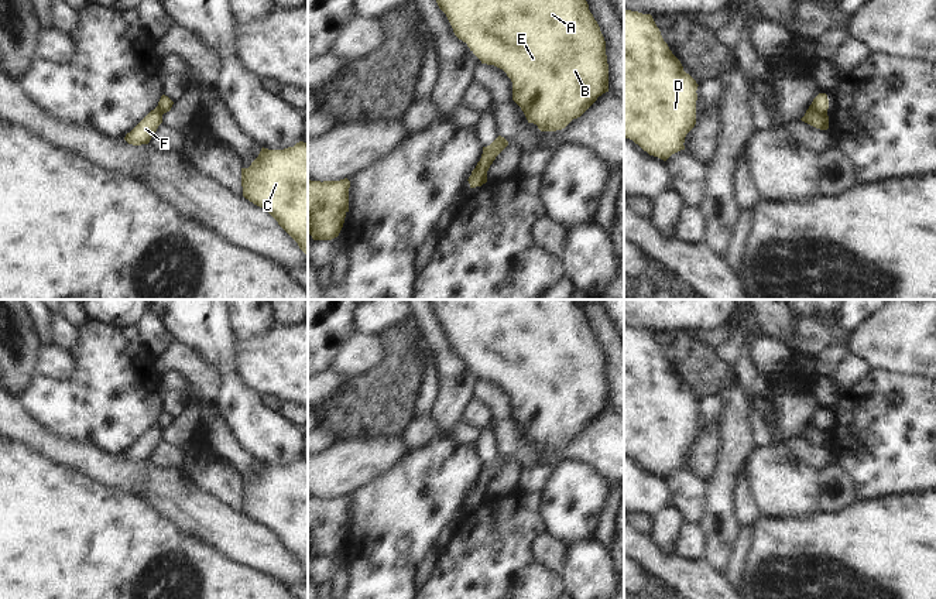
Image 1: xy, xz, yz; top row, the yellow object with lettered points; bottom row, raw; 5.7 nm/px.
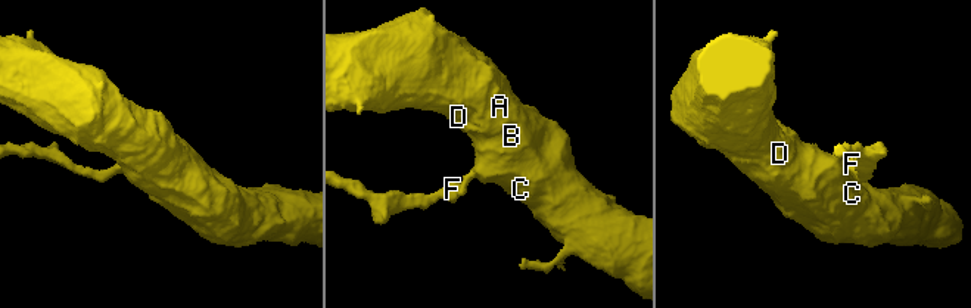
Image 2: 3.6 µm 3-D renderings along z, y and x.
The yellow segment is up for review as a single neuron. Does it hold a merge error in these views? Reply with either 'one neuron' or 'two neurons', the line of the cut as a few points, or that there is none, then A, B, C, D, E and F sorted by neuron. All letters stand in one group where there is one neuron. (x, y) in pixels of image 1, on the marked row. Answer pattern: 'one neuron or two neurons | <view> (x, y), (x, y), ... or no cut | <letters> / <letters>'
two neurons | yz (809, 108), (826, 113) | A B C D E / F

